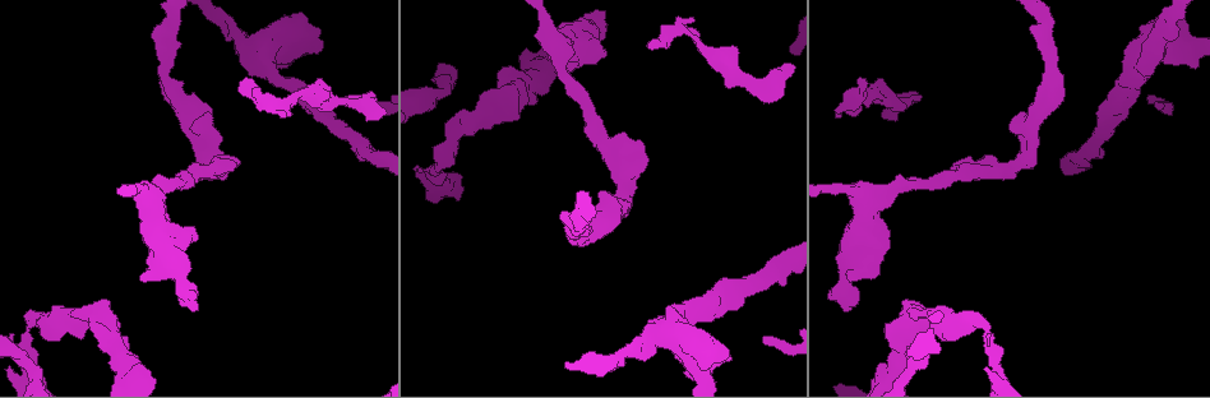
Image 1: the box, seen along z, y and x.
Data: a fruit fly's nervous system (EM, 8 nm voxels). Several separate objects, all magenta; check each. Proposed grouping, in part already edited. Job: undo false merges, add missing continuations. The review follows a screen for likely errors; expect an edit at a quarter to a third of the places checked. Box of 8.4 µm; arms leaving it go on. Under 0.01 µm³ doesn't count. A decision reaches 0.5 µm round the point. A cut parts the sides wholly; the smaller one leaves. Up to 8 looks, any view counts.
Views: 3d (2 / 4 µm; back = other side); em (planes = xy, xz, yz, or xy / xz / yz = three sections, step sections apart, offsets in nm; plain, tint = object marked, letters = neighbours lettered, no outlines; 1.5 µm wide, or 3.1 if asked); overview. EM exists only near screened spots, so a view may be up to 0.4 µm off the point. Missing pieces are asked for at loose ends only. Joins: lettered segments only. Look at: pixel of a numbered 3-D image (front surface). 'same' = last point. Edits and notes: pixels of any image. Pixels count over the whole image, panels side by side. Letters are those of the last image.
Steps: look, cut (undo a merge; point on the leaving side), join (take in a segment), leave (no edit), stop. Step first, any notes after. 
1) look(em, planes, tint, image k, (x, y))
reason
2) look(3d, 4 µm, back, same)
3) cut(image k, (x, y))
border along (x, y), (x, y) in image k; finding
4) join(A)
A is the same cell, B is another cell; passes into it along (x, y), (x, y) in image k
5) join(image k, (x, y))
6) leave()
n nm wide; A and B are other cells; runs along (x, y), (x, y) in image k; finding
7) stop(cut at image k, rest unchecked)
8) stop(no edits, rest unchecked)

look(3d, 2 µm, image 1, (767, 344))

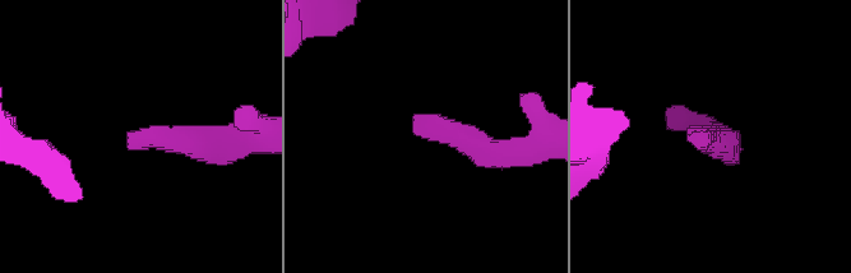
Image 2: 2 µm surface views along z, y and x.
look(em, planes, letters, image 2, (418, 134))

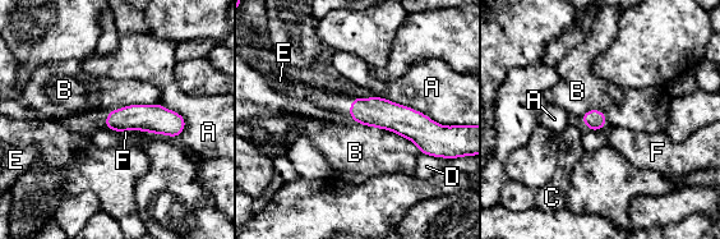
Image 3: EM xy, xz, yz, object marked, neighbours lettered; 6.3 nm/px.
join(E)
120 nm wide; E is the same cell, A, B, C, D and F are other cells; passes into it along (377, 111), (351, 105), (324, 100) in image 3; it goes on there

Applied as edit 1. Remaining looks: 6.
look(overview)

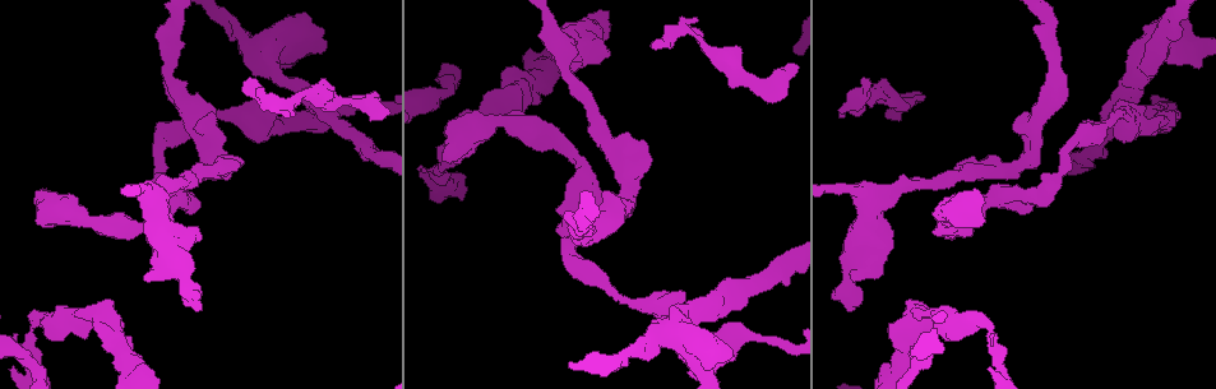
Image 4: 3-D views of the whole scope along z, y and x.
look(em, planes, letters, image 4, (695, 19))
tapers out

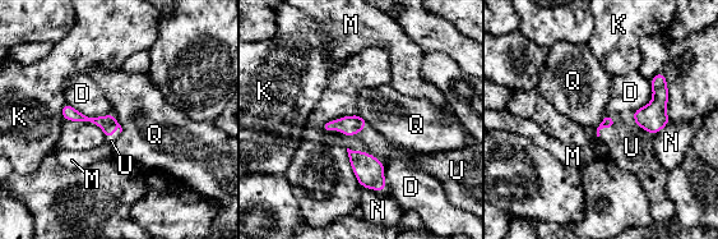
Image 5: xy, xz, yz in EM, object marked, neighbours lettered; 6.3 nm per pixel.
join(U)
D touches over 300 nm; U is the same cell, D, K, M, N and Q are other cells; the neuron continues

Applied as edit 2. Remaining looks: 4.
look(em, planes, plain, image 4, (850, 311))
stops while still wide

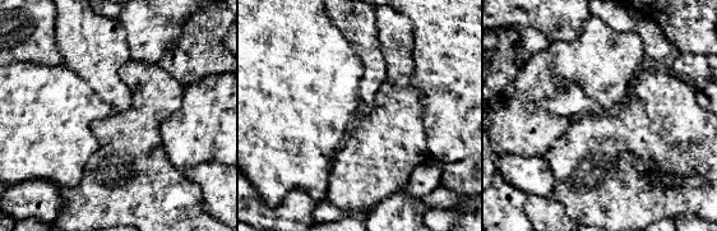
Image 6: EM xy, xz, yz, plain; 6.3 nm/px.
look(em, planes, letters, same)

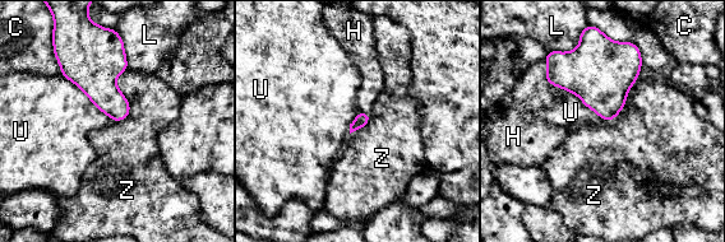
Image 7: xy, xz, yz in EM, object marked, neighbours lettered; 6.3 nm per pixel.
join(H)
H is the same cell, C, L, U and Z are other cells; passes into it along (592, 71), (555, 85), (553, 93) in image 7; the neuron continues

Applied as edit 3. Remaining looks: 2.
stop(join at image 3, join at image 5, join at image 7, rest unchecked)

